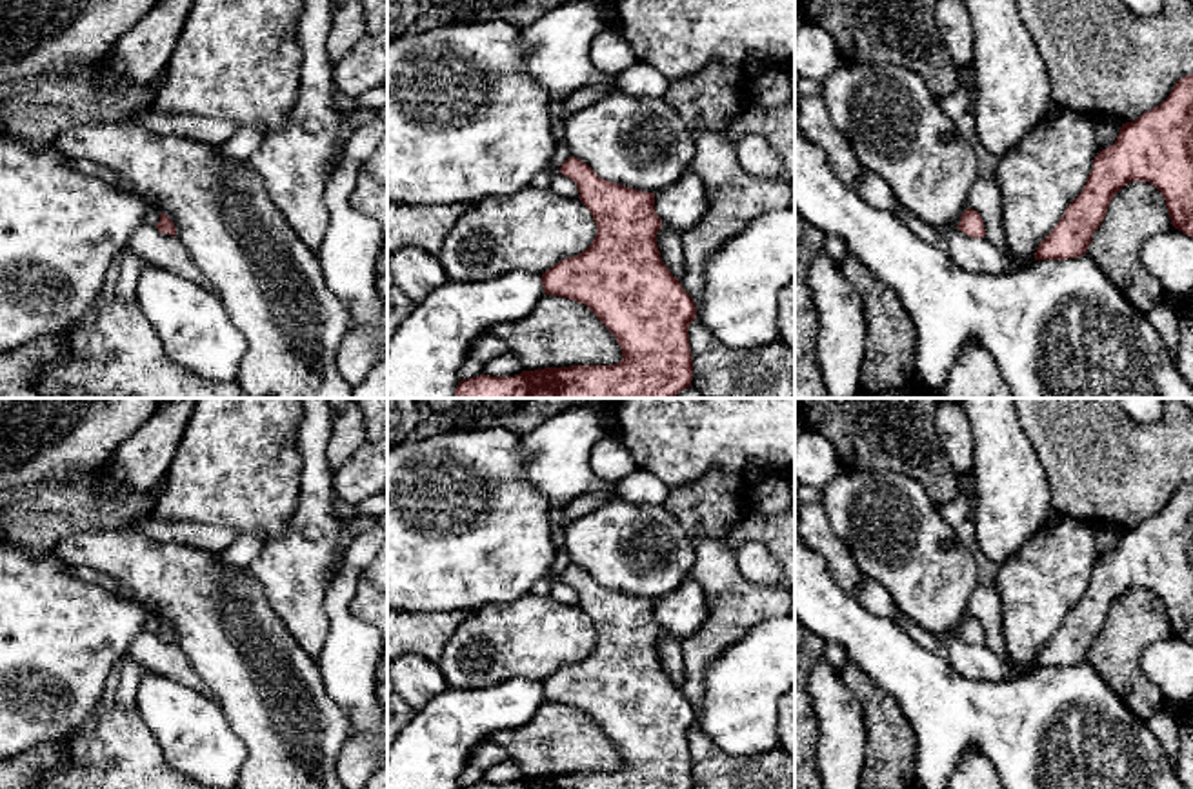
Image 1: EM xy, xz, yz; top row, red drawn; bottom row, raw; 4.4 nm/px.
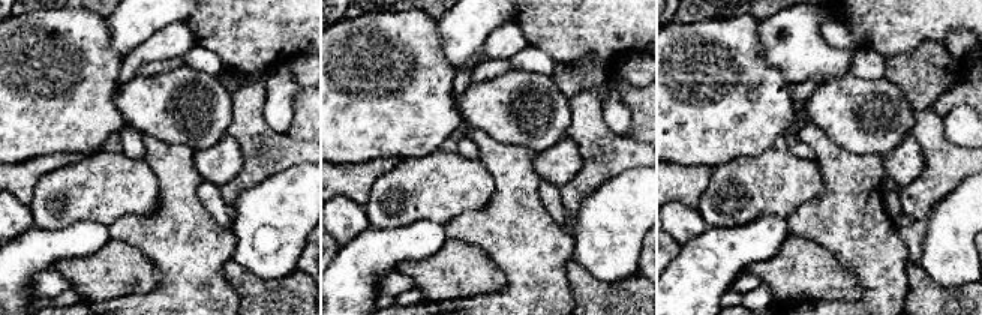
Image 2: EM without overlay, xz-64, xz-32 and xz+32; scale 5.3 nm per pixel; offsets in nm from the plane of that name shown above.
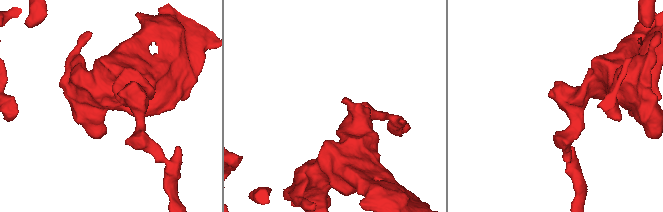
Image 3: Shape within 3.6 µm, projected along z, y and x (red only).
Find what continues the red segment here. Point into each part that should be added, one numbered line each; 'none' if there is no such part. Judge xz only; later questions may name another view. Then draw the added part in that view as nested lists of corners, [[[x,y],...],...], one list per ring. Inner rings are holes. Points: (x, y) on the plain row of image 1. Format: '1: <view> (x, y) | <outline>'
none

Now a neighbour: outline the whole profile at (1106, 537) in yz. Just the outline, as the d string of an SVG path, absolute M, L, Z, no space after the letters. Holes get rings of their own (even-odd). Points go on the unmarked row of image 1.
M1100 524L1095 527L1095 551L1097 558L1102 558L1115 551L1122 531L1115 529L1109 524Z

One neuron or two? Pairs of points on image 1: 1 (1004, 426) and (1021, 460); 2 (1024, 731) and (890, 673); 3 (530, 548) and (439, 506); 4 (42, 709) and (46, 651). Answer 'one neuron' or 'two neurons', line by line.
1: one neuron
2: one neuron
3: one neuron
4: one neuron

